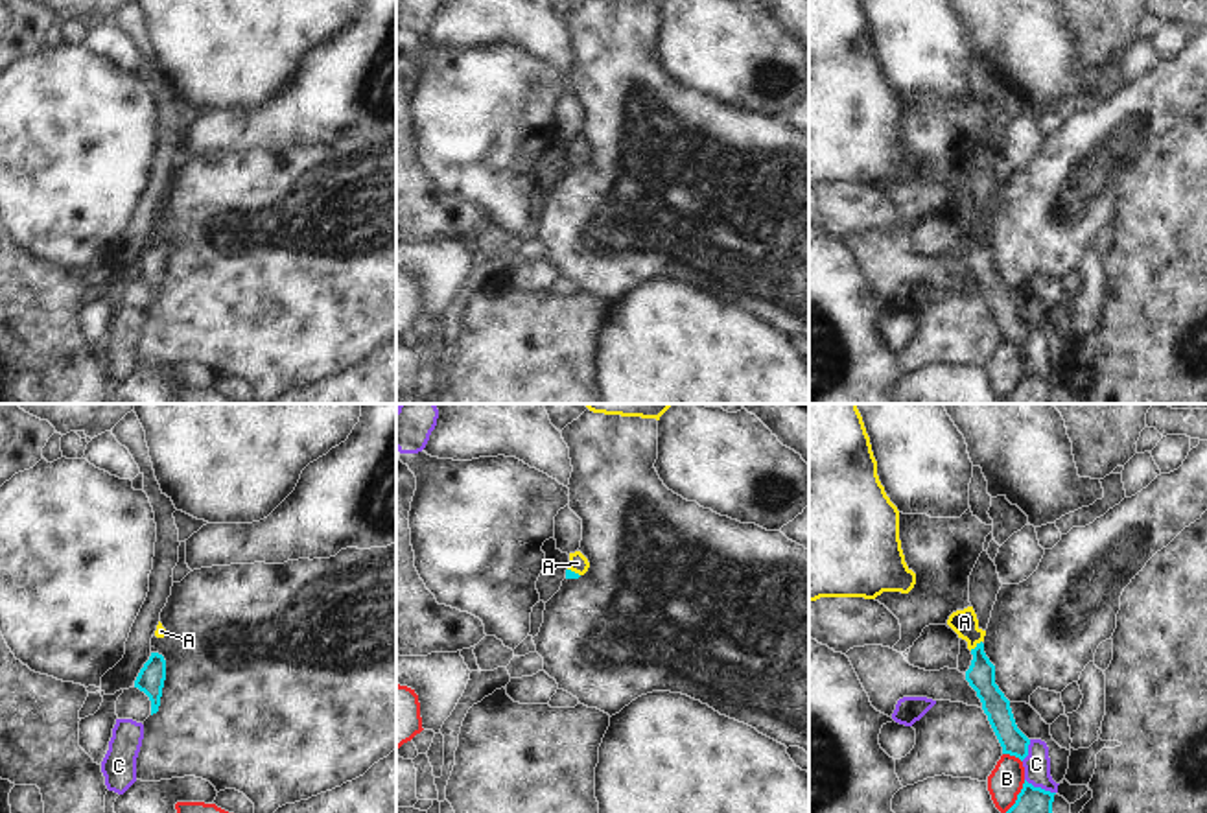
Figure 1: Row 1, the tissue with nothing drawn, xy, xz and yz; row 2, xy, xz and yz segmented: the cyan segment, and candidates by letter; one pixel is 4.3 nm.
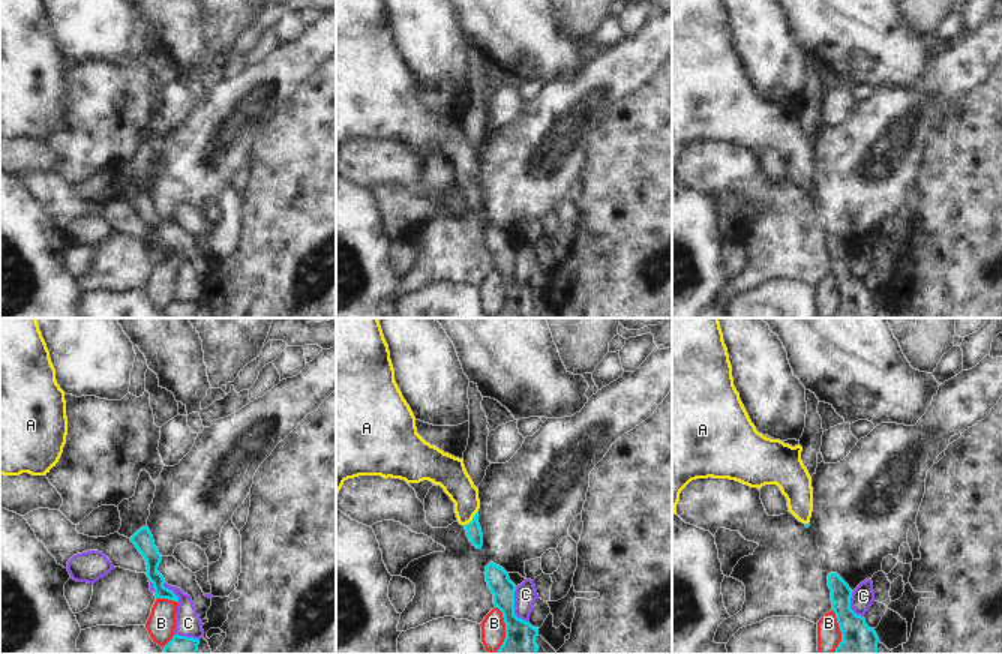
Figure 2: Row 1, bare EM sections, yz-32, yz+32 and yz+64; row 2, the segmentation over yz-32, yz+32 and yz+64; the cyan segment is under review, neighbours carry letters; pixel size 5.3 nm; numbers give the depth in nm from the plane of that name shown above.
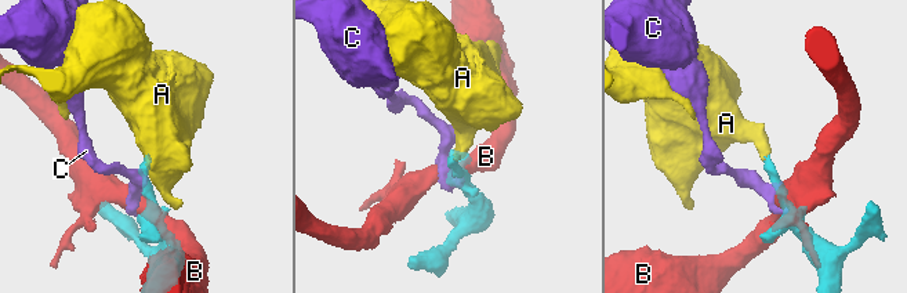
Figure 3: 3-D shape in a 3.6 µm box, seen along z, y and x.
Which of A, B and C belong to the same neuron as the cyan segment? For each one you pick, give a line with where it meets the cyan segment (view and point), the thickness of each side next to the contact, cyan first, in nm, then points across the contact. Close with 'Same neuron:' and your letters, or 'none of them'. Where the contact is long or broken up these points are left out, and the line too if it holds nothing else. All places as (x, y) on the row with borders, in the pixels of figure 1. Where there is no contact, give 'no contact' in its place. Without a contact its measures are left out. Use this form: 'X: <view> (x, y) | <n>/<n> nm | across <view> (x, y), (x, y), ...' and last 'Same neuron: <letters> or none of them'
A: yz (977, 646) | 130/110 nm | across yz (981, 675), (977, 646), (964, 622)
Same neuron: A

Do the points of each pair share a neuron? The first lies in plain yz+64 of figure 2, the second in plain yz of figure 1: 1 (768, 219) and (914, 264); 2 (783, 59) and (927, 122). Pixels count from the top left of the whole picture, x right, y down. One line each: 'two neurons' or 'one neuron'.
1: two neurons
2: two neurons

